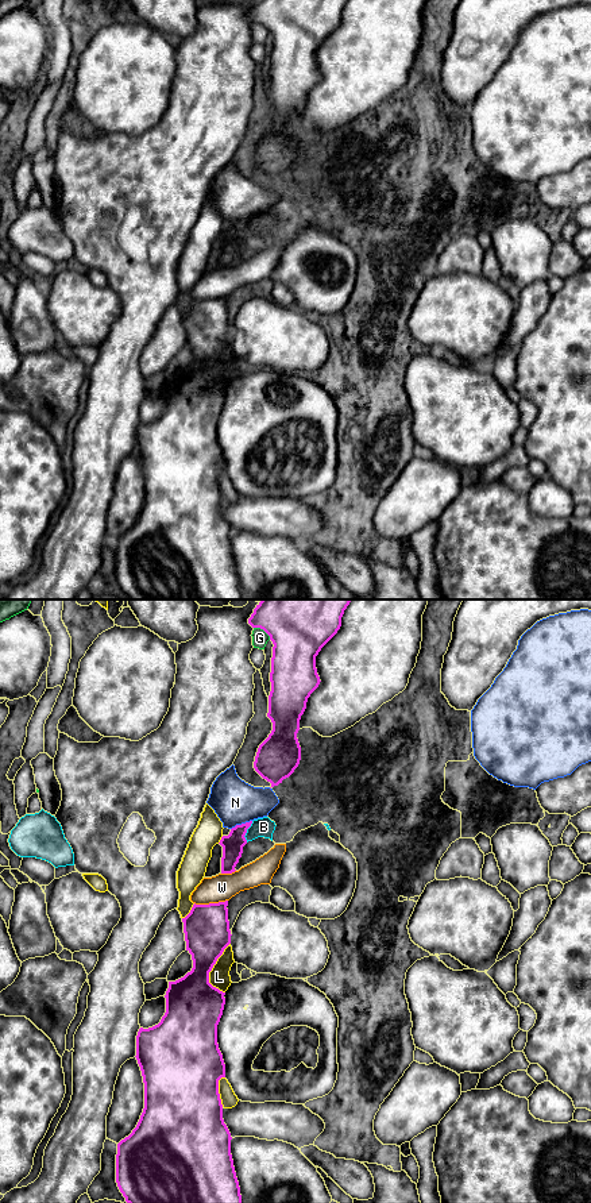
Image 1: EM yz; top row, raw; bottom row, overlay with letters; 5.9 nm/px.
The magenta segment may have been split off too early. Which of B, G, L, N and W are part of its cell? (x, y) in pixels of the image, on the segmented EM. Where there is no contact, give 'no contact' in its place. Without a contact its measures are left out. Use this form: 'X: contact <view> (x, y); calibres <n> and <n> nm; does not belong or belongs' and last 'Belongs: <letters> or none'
B: contact yz (246, 832); calibres 130 and 110 nm; does not belong
G: contact yz (263, 629); calibres 480 and 100 nm; does not belong
L: contact yz (211, 970); calibres 340 and 120 nm; does not belong
N: contact yz (242, 824); calibres 130 and 260 nm; does not belong
W: contact yz (211, 903); calibres 280 and 160 nm; does not belong
Belongs: none

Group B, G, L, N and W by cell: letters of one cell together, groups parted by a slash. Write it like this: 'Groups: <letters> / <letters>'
Groups: B / G / L / N / W

